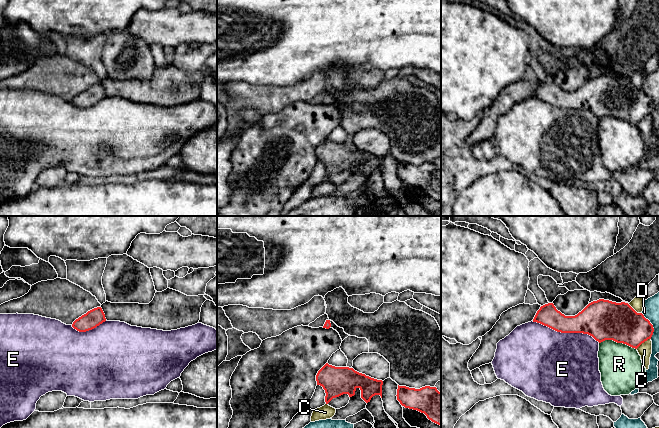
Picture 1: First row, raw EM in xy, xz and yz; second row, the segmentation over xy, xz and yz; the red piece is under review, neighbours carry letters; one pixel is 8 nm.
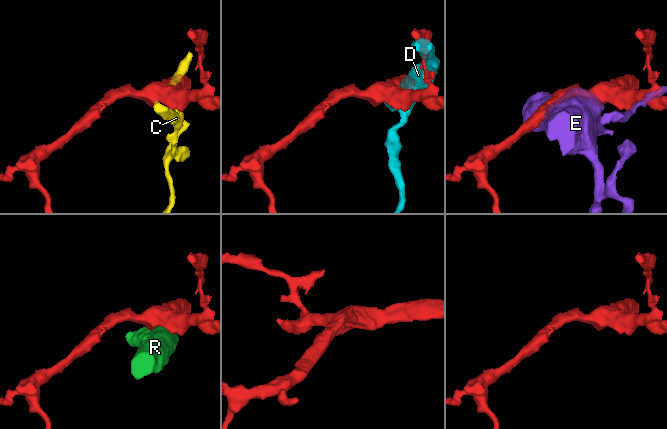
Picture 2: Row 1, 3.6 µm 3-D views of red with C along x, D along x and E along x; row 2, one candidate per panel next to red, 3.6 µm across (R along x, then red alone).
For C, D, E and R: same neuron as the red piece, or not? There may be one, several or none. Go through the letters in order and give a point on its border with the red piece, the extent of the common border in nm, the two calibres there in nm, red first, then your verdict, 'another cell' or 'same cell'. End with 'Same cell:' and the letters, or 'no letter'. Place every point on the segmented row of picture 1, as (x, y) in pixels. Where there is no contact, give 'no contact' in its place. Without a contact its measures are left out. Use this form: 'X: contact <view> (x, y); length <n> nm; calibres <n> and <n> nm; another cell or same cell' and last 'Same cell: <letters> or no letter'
C: contact yz (643, 342); length 150 nm; calibres 300 and 110 nm; another cell
D: contact yz (652, 326); length 220 nm; calibres 300 and 130 nm; another cell
E: contact yz (566, 332); length 550 nm; calibres 260 and 500 nm; another cell
R: contact yz (618, 342); length 300 nm; calibres 320 and 360 nm; another cell
Same cell: no letter

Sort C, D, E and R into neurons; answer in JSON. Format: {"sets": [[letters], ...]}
{"sets": [["C"], ["D"], ["E"], ["R"]]}

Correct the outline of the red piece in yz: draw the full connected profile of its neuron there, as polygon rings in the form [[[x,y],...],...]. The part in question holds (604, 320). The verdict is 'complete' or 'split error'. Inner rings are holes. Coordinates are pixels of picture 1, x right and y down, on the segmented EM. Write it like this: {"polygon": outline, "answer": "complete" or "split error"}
{"polygon": [[[561,273],[562,284],[550,276],[538,276],[538,285],[545,292],[548,304],[540,307],[533,322],[561,333],[583,333],[599,343],[613,340],[637,349],[651,339],[654,328],[642,313],[637,313],[628,303],[599,299],[589,303],[575,316],[565,316],[552,303],[558,295],[569,290],[562,285],[576,280],[578,274]]], "answer": "split error"}

